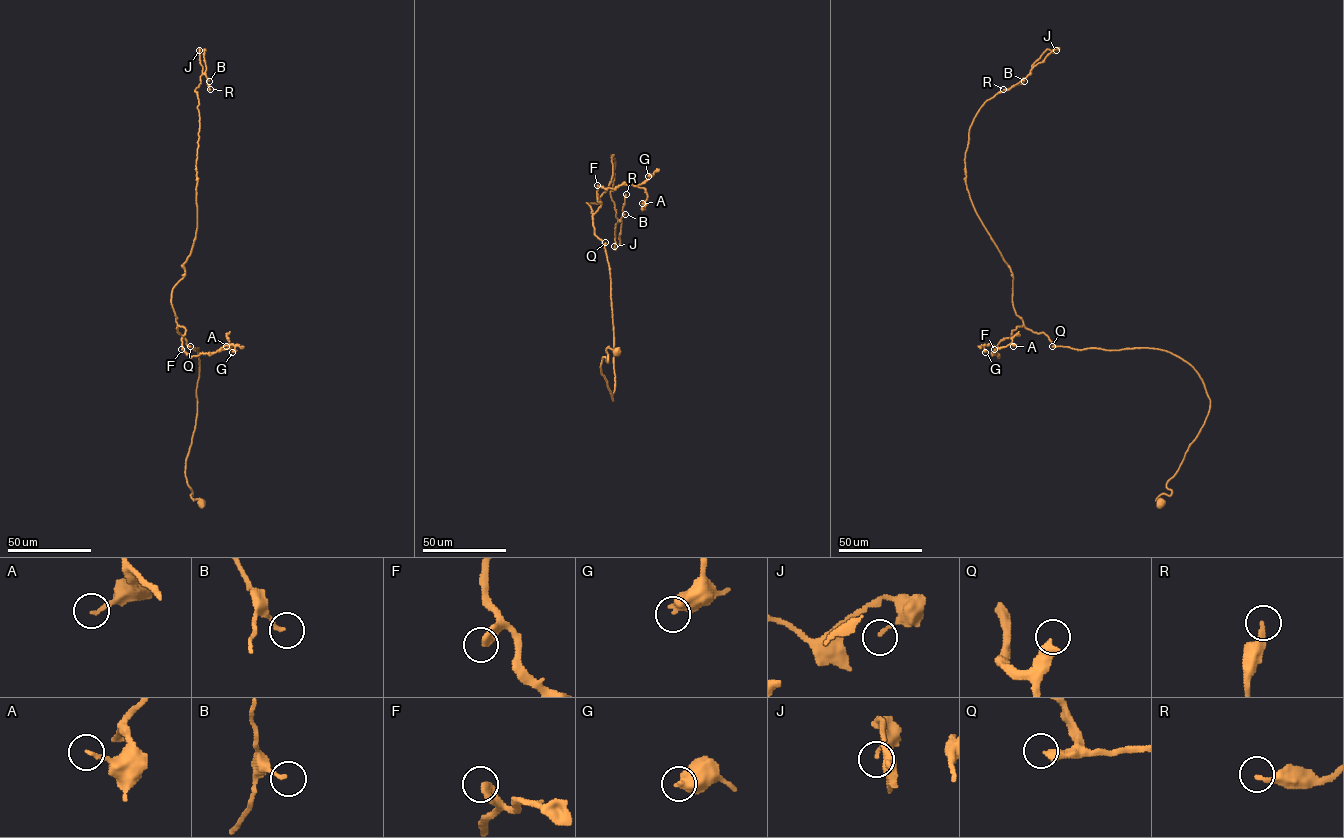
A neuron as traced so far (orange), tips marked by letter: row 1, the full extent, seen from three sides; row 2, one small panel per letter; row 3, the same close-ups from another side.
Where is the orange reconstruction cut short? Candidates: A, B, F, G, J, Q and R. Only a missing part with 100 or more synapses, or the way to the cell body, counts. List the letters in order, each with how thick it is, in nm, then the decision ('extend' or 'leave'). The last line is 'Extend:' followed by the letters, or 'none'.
A: 150 nm thick; leave
B: 130 nm thick; leave
F: 320 nm thick; leave
G: 550 nm thick; leave
J: 130 nm thick; leave
Q: 400 nm thick; extend
R: 240 nm thick; leave
Extend: Q

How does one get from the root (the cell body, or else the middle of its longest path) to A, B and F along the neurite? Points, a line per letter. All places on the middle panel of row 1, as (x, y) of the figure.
A: (618, 351), (607, 348), (600, 365), (612, 400), (610, 268), (592, 215), (600, 186), (643, 188), (642, 203)
B: (618, 351), (600, 365), (612, 400), (610, 268), (586, 203), (600, 202), (612, 155), (625, 214)
F: (618, 351), (607, 348), (600, 365), (612, 400), (597, 185)

